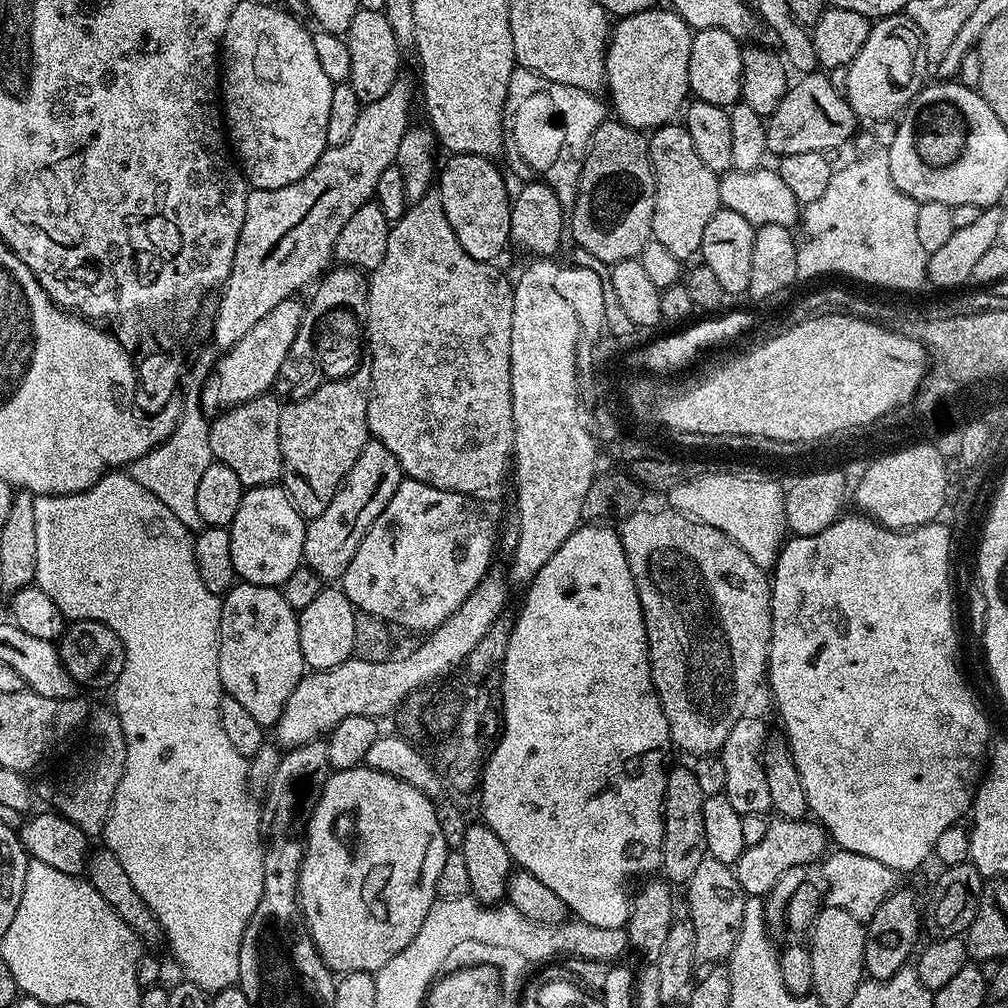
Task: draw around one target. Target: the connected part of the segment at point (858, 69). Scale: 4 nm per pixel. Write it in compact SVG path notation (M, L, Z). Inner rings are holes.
M907 14L881 16L873 23L866 46L858 50L854 62L848 65L842 91L861 121L888 120L891 116L899 117L925 87L927 72L930 72L930 57L912 17Z

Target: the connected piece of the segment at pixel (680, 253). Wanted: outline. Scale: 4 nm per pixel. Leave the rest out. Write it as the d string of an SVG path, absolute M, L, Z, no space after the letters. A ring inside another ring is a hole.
M664 122L659 125L656 133L648 136L648 153L652 163L652 173L656 179L656 201L654 202L654 218L652 219L652 239L662 242L674 258L681 262L688 262L691 256L695 257L702 246L702 234L706 234L706 226L710 218L719 212L720 202L720 176L706 167L702 158L694 151L694 141L690 139L688 129L680 122Z

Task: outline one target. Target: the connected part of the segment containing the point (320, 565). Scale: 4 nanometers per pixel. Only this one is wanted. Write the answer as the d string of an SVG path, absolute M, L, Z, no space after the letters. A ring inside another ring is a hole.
M368 439L362 446L362 454L358 454L358 462L354 462L354 466L346 474L346 478L341 482L334 498L330 498L330 506L326 506L326 510L322 510L320 516L313 516L307 521L304 529L303 558L306 567L314 570L314 574L318 574L325 582L336 582L344 577L346 566L350 566L350 558L354 558L354 550L358 550L362 538L366 538L366 534L370 530L370 526L374 526L378 514L382 514L382 510L386 510L386 502L390 502L390 498L394 498L394 490L398 490L401 479L402 473L398 458L394 458L394 454L390 454L390 450L386 446L382 446L382 442Z

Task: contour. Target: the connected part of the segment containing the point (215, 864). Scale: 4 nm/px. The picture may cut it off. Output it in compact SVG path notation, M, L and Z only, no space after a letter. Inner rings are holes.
M109 470L104 473L103 478L93 488L88 488L85 492L75 492L69 496L36 496L34 502L34 530L38 534L38 558L36 559L36 579L34 581L35 587L40 588L58 606L58 610L69 621L77 620L97 620L106 626L110 626L110 630L114 630L118 634L118 638L122 638L124 643L124 653L126 654L126 662L122 666L122 674L116 679L114 685L114 693L116 692L116 705L114 711L120 717L120 725L123 727L124 740L127 743L127 756L124 763L122 781L118 784L118 790L115 791L114 802L111 806L111 816L107 820L107 826L104 828L104 844L105 847L113 851L118 860L120 860L124 870L128 873L130 881L134 888L138 890L145 903L153 911L160 925L163 928L163 939L168 939L168 948L172 951L174 959L180 963L180 968L184 971L183 975L189 980L193 980L203 992L215 994L222 991L224 988L233 987L240 979L240 967L238 966L238 954L240 953L240 943L242 942L242 934L246 930L248 920L254 914L254 910L258 906L258 902L262 898L262 890L264 889L264 845L265 841L262 839L262 824L260 828L260 808L256 805L256 800L253 789L250 787L248 778L248 760L242 754L238 754L238 750L234 750L234 746L230 742L230 738L226 738L226 730L222 730L222 722L220 721L220 698L222 689L220 686L220 675L218 674L218 658L220 657L220 606L222 603L221 597L216 596L210 590L206 590L205 584L202 583L202 578L198 574L198 566L196 565L196 542L193 533L188 530L174 516L173 511L168 506L164 506L150 492L146 490L145 486L140 486L138 482L124 470Z

